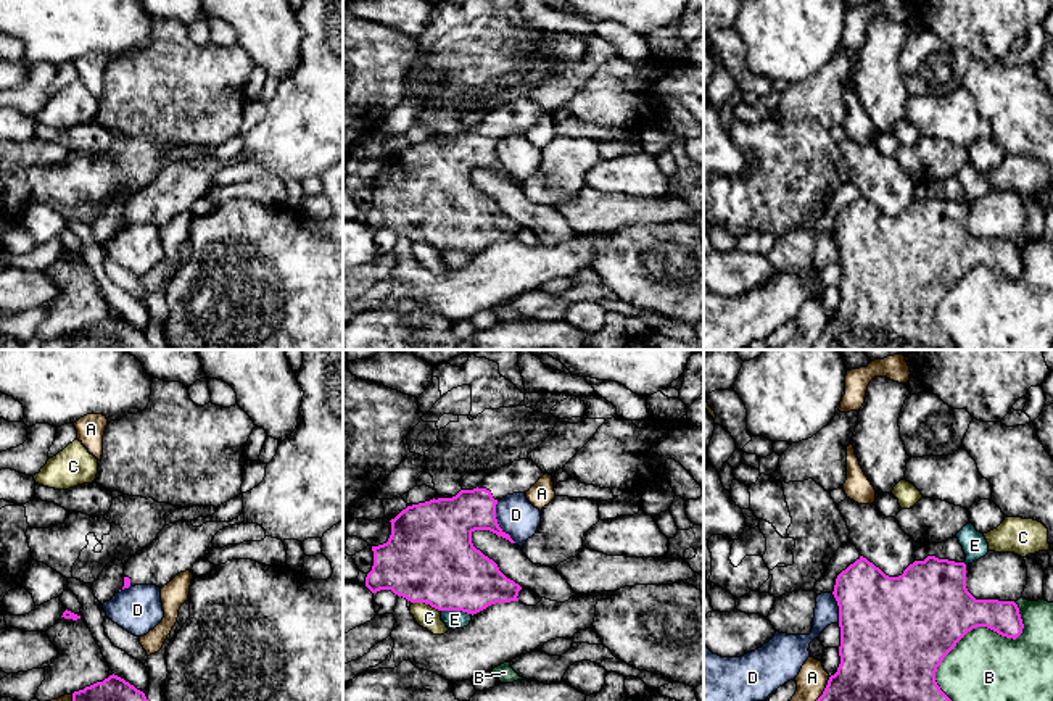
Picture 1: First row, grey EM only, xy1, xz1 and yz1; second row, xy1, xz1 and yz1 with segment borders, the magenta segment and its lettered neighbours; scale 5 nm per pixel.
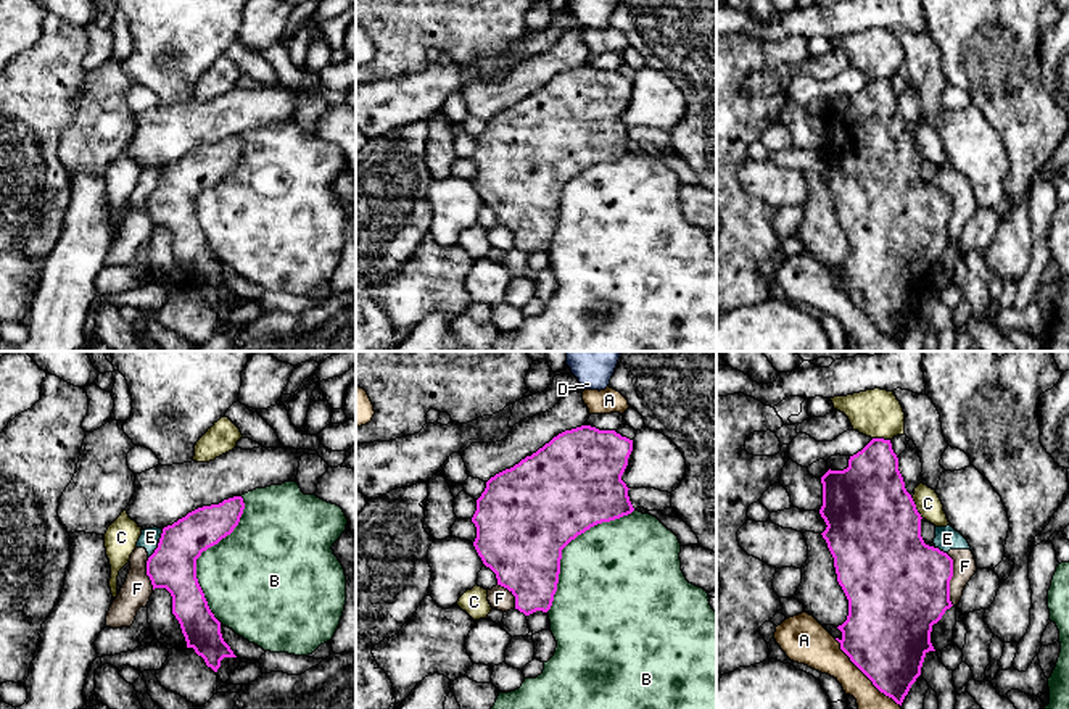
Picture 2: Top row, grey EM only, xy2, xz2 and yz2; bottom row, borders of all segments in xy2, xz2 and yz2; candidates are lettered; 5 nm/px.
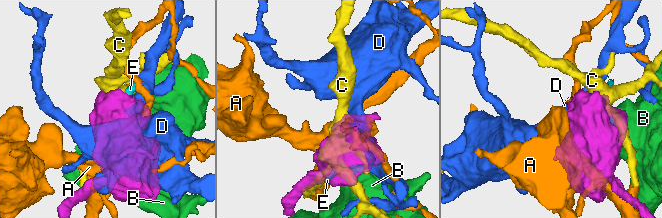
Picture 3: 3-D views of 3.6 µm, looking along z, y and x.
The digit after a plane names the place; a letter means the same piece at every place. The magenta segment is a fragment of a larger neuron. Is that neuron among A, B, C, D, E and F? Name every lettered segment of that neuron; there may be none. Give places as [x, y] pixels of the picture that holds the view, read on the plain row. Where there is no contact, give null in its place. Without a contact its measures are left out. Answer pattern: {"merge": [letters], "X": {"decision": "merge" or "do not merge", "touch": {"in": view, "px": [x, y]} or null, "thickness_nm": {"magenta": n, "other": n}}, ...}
{"merge": [], "A": {"decision": "do not merge", "touch": {"in": "yz2", "px": [865, 313]}, "thickness_nm": {"magenta": 440, "other": 190}}, "B": {"decision": "do not merge", "touch": {"in": "yz1", "px": [971, 268]}, "thickness_nm": {"magenta": 440, "other": 420}}, "C": {"decision": "do not merge", "touch": {"in": "xz1", "px": [425, 242]}, "thickness_nm": {"magenta": 460, "other": 120}}, "D": {"decision": "do not merge", "touch": {"in": "xz1", "px": [496, 161]}, "thickness_nm": {"magenta": 260, "other": 190}}, "E": {"decision": "do not merge", "touch": {"in": "xz1", "px": [456, 248]}, "thickness_nm": {"magenta": 400, "other": 100}}, "F": {"decision": "do not merge", "touch": {"in": "yz2", "px": [950, 218]}, "thickness_nm": {"magenta": 480, "other": 110}}}

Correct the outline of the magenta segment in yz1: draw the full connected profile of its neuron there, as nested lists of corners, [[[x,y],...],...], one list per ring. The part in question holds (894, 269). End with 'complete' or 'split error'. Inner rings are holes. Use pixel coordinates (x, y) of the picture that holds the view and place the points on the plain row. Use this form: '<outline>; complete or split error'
[[[860,195],[837,214],[832,234],[839,245],[840,303],[811,350],[956,350],[935,321],[944,297],[972,268],[987,266],[1013,279],[1024,268],[1014,240],[976,239],[966,227],[966,203],[935,195],[915,200],[898,216],[886,214]]]; complete

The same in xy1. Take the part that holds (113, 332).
[[[109,314],[72,332],[69,350],[153,350],[145,332],[118,314]]]; complete

